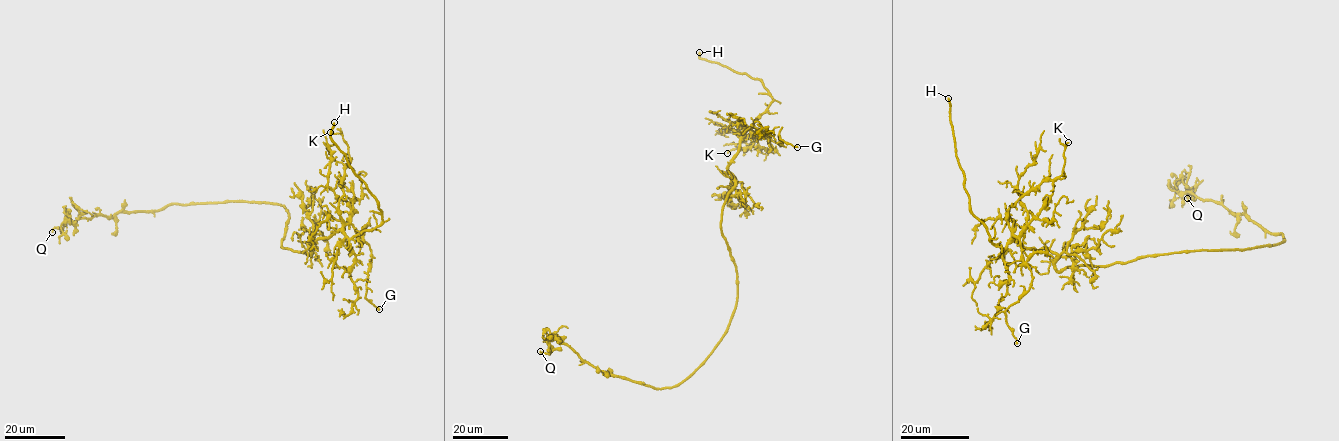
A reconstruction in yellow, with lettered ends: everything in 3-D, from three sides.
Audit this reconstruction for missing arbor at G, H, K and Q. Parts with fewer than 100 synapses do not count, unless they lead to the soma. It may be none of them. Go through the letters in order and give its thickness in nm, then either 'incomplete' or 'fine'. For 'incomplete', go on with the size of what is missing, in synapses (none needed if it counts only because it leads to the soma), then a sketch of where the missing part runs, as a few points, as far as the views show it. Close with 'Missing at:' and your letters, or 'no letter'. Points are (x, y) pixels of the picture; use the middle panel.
G: 140 nm thick; fine
H: 200 nm thick; incomplete; missing branch runs (699, 52), (686, 41)
K: 120 nm thick; fine
Q: 90 nm thick; fine
Missing at: H

